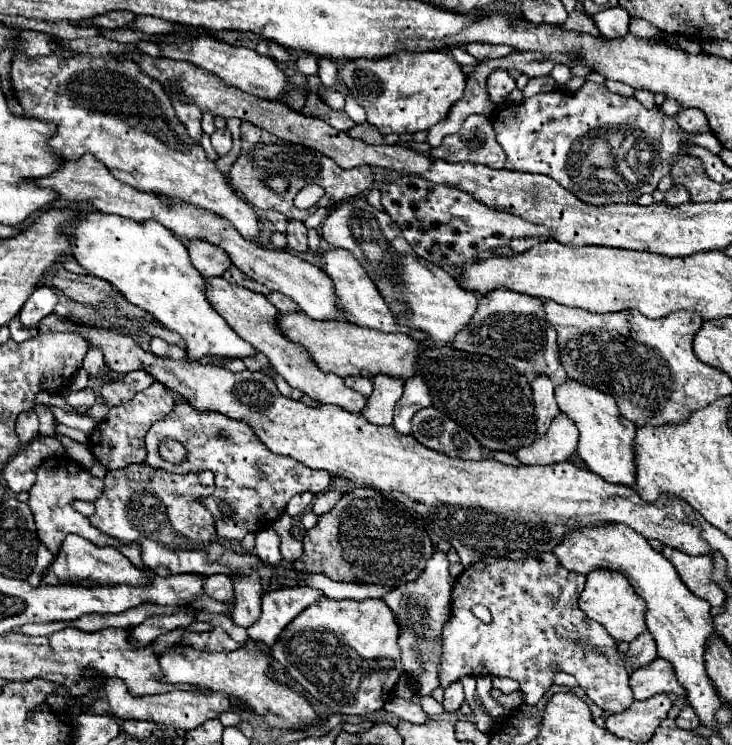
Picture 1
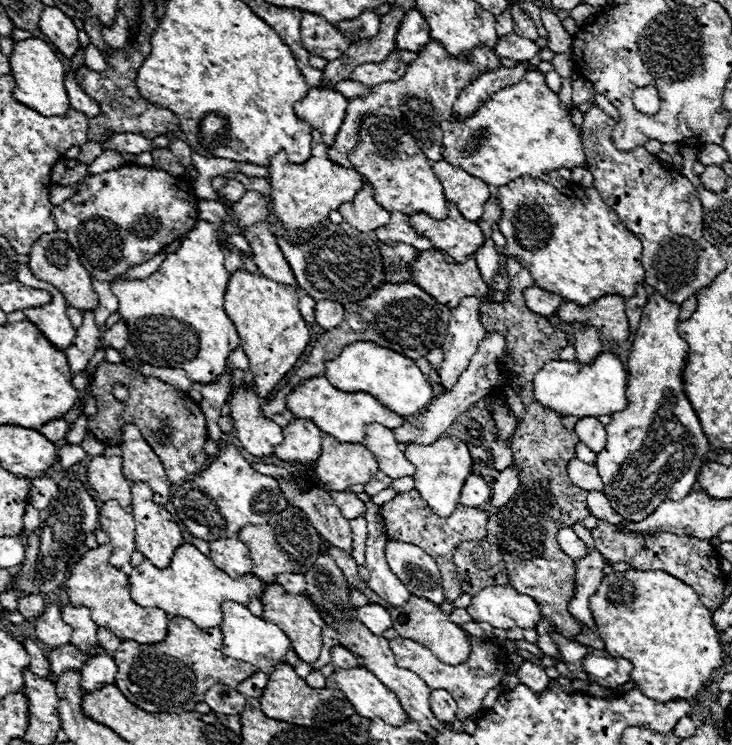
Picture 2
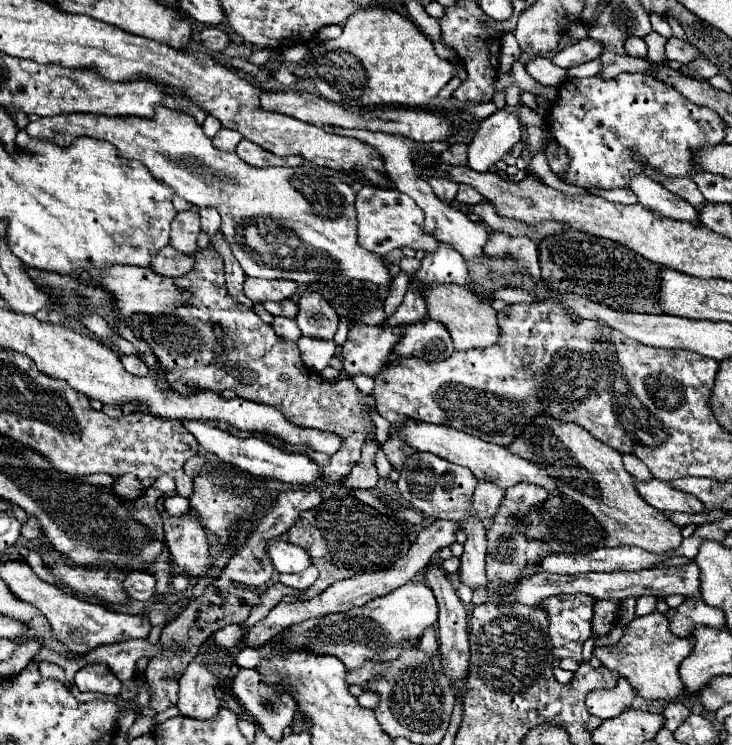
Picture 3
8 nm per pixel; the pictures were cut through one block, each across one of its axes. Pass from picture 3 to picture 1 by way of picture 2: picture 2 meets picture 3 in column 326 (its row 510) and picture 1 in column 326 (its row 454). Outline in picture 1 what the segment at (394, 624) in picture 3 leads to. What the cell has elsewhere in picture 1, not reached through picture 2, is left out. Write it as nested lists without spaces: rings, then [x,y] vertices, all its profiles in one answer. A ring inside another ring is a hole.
[[[324,598],[312,606],[308,606],[284,632],[280,640],[272,648],[268,648],[268,656],[278,662],[300,686],[302,690],[326,704],[332,712],[342,714],[372,714],[384,706],[384,702],[394,692],[394,686],[402,674],[400,662],[400,648],[398,648],[400,626],[392,610],[386,606],[384,600],[330,600]]]

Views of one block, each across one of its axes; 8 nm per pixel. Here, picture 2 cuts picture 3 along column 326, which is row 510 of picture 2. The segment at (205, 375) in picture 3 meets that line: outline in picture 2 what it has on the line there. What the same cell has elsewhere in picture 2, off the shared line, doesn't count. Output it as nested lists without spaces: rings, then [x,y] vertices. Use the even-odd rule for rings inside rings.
[[[416,490],[398,494],[394,500],[386,502],[380,508],[380,514],[384,518],[386,536],[390,540],[402,540],[402,542],[416,544],[416,546],[424,548],[436,560],[436,564],[440,568],[440,576],[442,576],[444,594],[446,594],[448,600],[456,600],[462,594],[462,588],[460,588],[460,580],[458,580],[458,572],[456,572],[452,554],[454,554],[454,550],[456,550],[456,546],[460,542],[466,542],[466,540],[482,540],[486,536],[488,514],[482,512],[482,510],[478,510],[478,508],[464,508],[462,504],[458,504],[452,516],[440,518],[440,516],[436,516],[428,508],[428,504],[422,500],[422,496]]]

